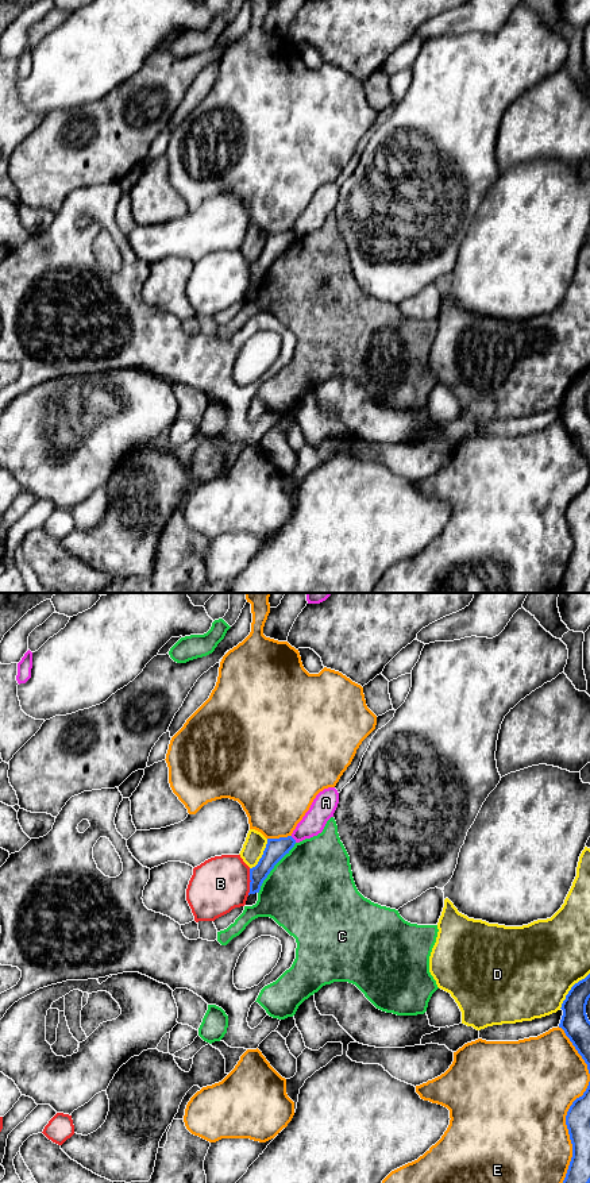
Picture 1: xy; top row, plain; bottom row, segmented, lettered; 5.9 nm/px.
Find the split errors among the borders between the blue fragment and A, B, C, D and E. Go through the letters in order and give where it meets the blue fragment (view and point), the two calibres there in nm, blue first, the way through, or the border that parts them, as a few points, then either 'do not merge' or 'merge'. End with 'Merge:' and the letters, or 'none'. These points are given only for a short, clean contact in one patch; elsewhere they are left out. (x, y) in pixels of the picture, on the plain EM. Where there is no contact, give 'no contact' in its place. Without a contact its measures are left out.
A: meets blue in xy at (293, 234); 130 nm thick on the blue side, 140 nm on the other; border along xy (290, 231), (296, 237); do not merge
B: meets blue in xy at (250, 277); 120 nm thick on the blue side, 320 nm on the other; do not merge
C: meets blue in xy at (273, 262); 130 nm thick on the blue side, 500 nm on the other; do not merge
D: meets blue in xy at (571, 384); 160 nm thick on the blue side, 480 nm on the other; do not merge
E: meets blue in xy at (570, 534); 140 nm thick on the blue side, 500 nm on the other; do not merge
Merge: none

